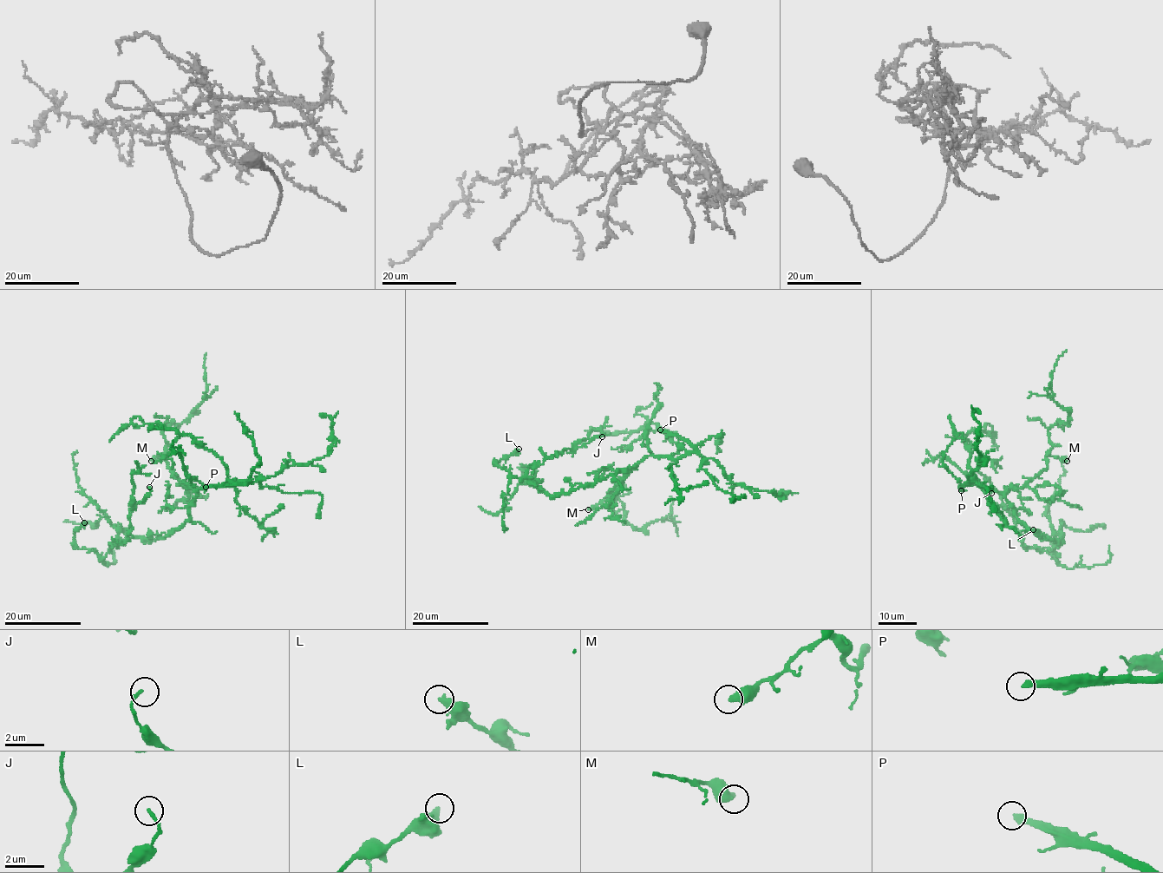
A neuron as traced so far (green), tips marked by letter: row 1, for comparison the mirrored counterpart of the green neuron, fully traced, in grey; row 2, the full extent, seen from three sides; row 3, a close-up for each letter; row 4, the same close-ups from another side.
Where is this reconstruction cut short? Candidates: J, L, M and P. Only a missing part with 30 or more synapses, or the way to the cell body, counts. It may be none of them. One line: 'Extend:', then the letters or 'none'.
Extend: P

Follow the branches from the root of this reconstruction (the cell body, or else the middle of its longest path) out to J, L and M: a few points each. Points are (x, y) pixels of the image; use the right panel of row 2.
J: (1015, 515), (1019, 521), (1048, 540), (1062, 539), (1052, 549), (1027, 547), (1013, 515), (989, 498), (991, 493)
L: (1015, 515), (1019, 521), (1048, 540), (1060, 541), (1062, 539), (1054, 548), (1058, 561), (1053, 545), (1033, 529)
M: (1015, 515), (1014, 507), (1005, 498), (1006, 492), (1021, 488), (1045, 469), (1048, 456), (1067, 461)

